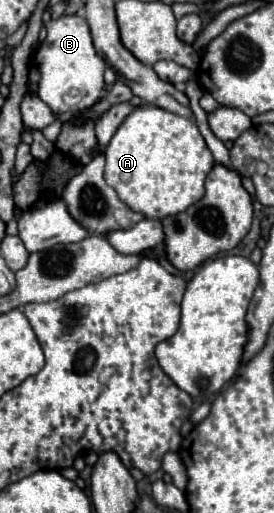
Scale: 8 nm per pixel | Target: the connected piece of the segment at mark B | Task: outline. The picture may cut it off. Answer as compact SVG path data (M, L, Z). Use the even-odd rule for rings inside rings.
M61 16L45 24L47 38L33 56L33 66L29 70L29 86L43 102L47 102L55 112L73 112L89 108L105 90L103 72L105 62L97 56L87 20L83 16ZM75 90L79 102L75 106L65 104L65 94Z

